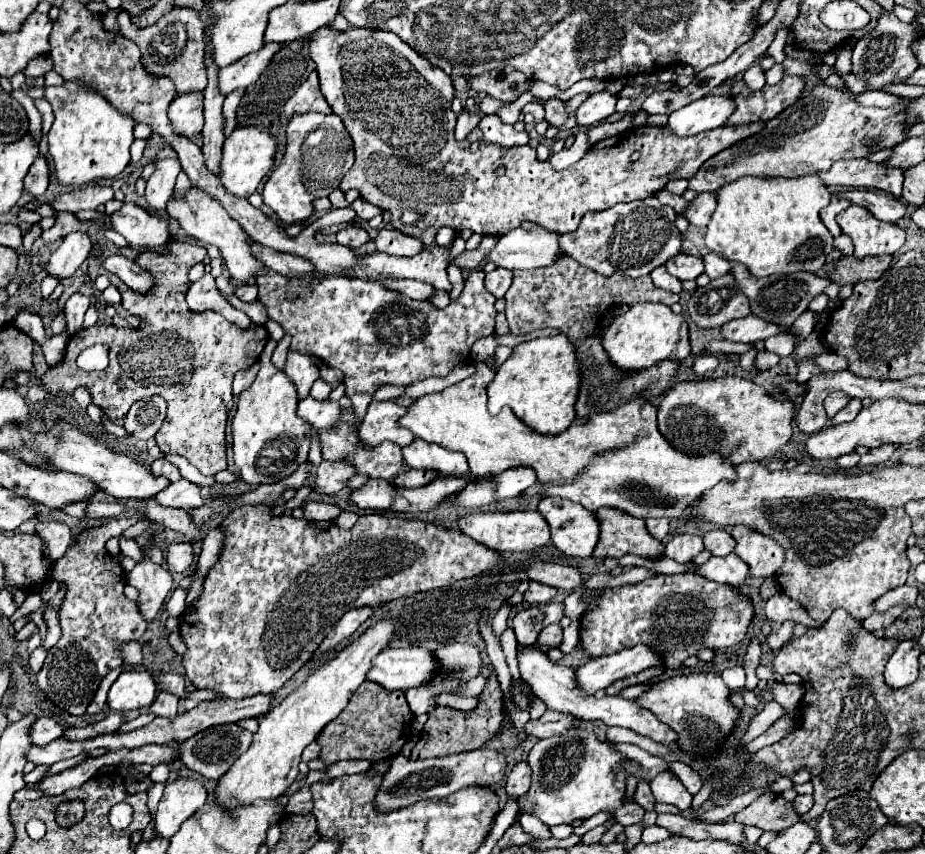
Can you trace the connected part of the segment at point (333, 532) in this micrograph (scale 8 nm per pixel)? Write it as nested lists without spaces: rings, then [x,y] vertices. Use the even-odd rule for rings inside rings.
[[[265,505],[244,506],[240,509],[234,509],[222,523],[220,527],[224,531],[224,547],[220,551],[220,559],[214,563],[214,567],[210,569],[206,581],[204,581],[204,589],[202,595],[198,599],[198,603],[194,605],[194,609],[186,609],[180,615],[180,637],[186,643],[186,653],[184,653],[184,671],[186,677],[190,679],[190,683],[196,689],[210,689],[214,693],[220,693],[224,697],[230,699],[242,699],[242,697],[250,697],[256,693],[270,693],[280,689],[304,663],[308,663],[308,659],[312,657],[312,649],[316,649],[316,645],[320,643],[320,639],[326,637],[328,629],[332,629],[332,625],[348,611],[352,609],[360,609],[360,607],[378,607],[386,601],[392,601],[396,597],[406,597],[418,591],[430,591],[430,589],[438,589],[438,587],[446,587],[452,585],[454,581],[466,579],[466,577],[476,577],[488,569],[496,567],[496,561],[500,559],[500,555],[492,549],[488,549],[486,545],[476,543],[472,537],[464,535],[460,529],[444,529],[444,527],[436,527],[432,523],[424,523],[424,521],[408,521],[408,519],[398,519],[398,517],[388,517],[382,513],[370,513],[370,515],[362,515],[358,519],[358,529],[341,529],[334,521],[308,521],[308,519],[296,519],[292,516],[281,515],[274,517],[271,515],[271,508]],[[266,519],[266,529],[262,527]]]

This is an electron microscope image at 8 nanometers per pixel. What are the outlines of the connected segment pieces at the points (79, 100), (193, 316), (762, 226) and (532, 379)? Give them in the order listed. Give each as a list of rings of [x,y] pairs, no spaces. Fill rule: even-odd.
[[[70,81],[62,87],[44,87],[44,99],[54,111],[54,123],[48,131],[48,149],[60,185],[82,187],[100,179],[114,179],[126,169],[130,161],[130,145],[134,141],[134,121],[130,117],[120,115],[94,89]]]
[[[170,239],[164,245],[164,253],[140,253],[136,257],[136,263],[146,269],[152,279],[154,279],[154,287],[148,293],[136,293],[132,291],[122,279],[118,279],[112,273],[104,275],[108,279],[112,279],[114,287],[118,287],[118,291],[122,293],[122,301],[124,301],[124,309],[130,311],[132,315],[138,315],[142,319],[142,327],[140,329],[118,329],[118,327],[106,327],[106,325],[94,325],[90,329],[80,329],[78,333],[74,333],[66,345],[66,353],[64,359],[50,367],[44,375],[42,375],[42,385],[52,393],[74,393],[74,389],[78,387],[86,387],[92,395],[92,403],[102,407],[104,413],[108,415],[110,421],[122,421],[130,409],[130,405],[142,397],[148,395],[162,395],[168,403],[168,413],[166,419],[162,423],[162,427],[155,435],[155,440],[162,453],[176,453],[186,457],[194,467],[198,467],[198,471],[202,475],[216,475],[218,471],[226,469],[226,443],[224,443],[224,429],[226,429],[226,419],[228,413],[232,409],[232,381],[234,381],[234,373],[236,371],[244,371],[248,367],[254,365],[254,361],[258,359],[258,325],[250,325],[248,329],[240,329],[234,323],[226,321],[220,313],[216,311],[202,311],[202,313],[194,313],[188,309],[186,305],[186,291],[190,287],[188,281],[188,269],[200,261],[204,261],[206,257],[206,249],[204,247],[196,247],[192,243],[186,241],[176,241]],[[96,343],[104,343],[110,349],[110,363],[104,371],[98,373],[86,373],[80,371],[76,365],[76,357],[80,355],[80,351],[84,351],[90,345]]]
[[[804,175],[796,179],[742,177],[734,183],[720,187],[716,195],[718,195],[718,207],[708,223],[706,245],[710,251],[726,257],[728,261],[746,265],[754,277],[768,277],[774,273],[796,273],[796,271],[816,273],[826,265],[828,255],[836,251],[832,245],[834,237],[818,217],[818,211],[830,203],[830,191],[814,175]]]
[[[540,337],[514,347],[488,385],[488,399],[494,407],[506,405],[530,429],[542,435],[560,435],[574,421],[574,403],[580,385],[578,361],[568,337]]]

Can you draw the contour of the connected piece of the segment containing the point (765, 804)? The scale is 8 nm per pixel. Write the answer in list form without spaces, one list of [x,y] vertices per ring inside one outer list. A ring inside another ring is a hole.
[[[760,795],[754,803],[734,815],[734,821],[742,825],[754,825],[762,831],[784,831],[798,823],[800,817],[794,813],[792,803],[786,803],[782,795]]]

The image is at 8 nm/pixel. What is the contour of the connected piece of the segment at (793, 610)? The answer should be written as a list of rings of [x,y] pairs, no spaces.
[[[778,593],[772,599],[766,601],[766,617],[774,623],[784,623],[784,621],[796,621],[802,623],[809,628],[819,629],[823,624],[816,623],[810,619],[808,613],[788,595]]]

